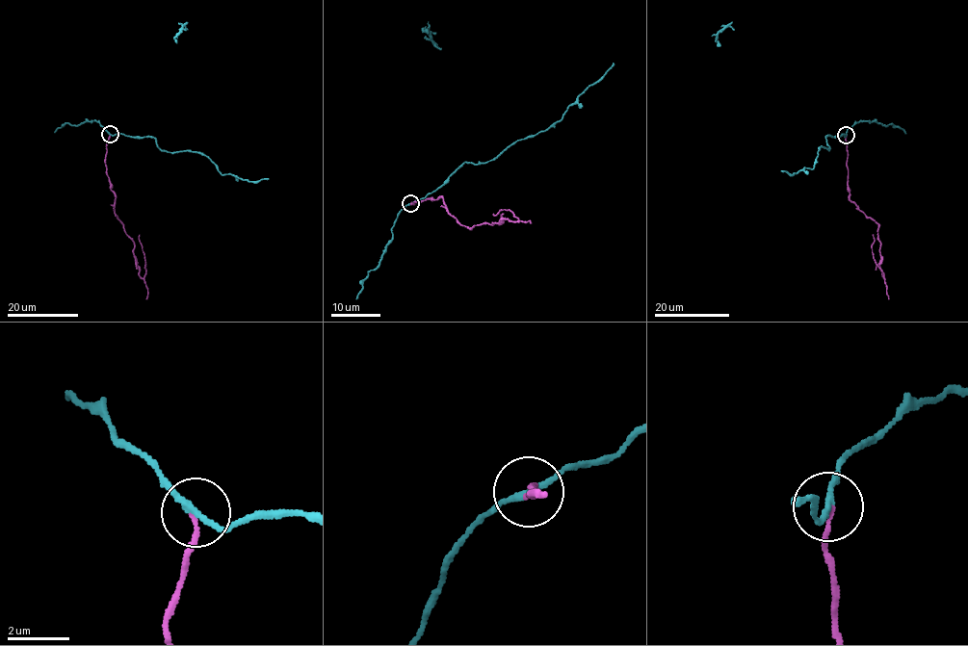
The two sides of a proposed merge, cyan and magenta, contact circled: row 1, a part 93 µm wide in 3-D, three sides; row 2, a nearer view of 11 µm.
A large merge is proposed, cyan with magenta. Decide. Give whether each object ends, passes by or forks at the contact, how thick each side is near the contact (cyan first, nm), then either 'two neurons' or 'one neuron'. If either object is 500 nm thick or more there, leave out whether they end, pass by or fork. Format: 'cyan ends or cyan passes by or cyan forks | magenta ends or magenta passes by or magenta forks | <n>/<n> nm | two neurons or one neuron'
cyan passes by | magenta ends | 190/160 nm | two neurons

